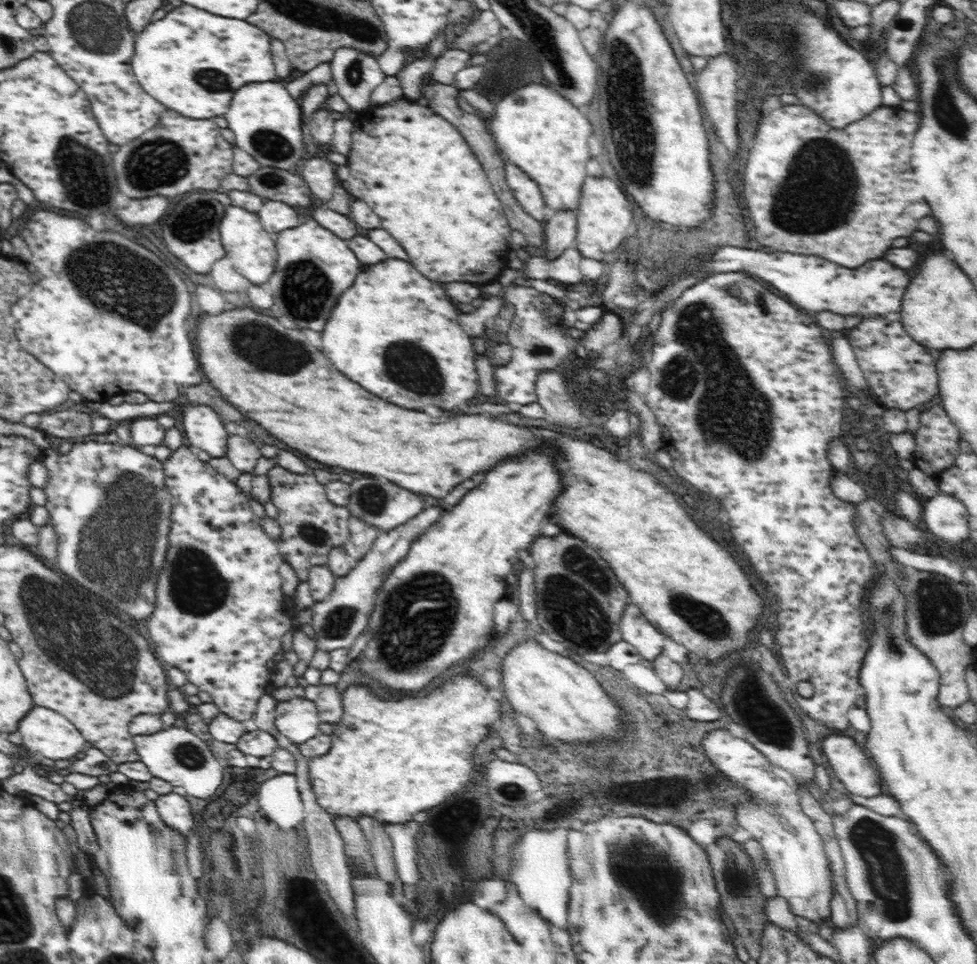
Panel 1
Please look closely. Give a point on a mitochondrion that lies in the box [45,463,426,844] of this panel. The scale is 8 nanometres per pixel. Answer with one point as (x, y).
(122, 568)

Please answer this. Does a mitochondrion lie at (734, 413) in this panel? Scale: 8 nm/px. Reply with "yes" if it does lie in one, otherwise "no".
yes

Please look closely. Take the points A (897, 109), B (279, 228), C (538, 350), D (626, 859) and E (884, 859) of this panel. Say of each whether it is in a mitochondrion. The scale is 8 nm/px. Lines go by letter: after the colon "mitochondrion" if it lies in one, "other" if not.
A: other
B: other
C: mitochondrion
D: mitochondrion
E: mitochondrion

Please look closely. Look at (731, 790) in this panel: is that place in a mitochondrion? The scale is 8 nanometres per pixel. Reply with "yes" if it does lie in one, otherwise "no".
yes

